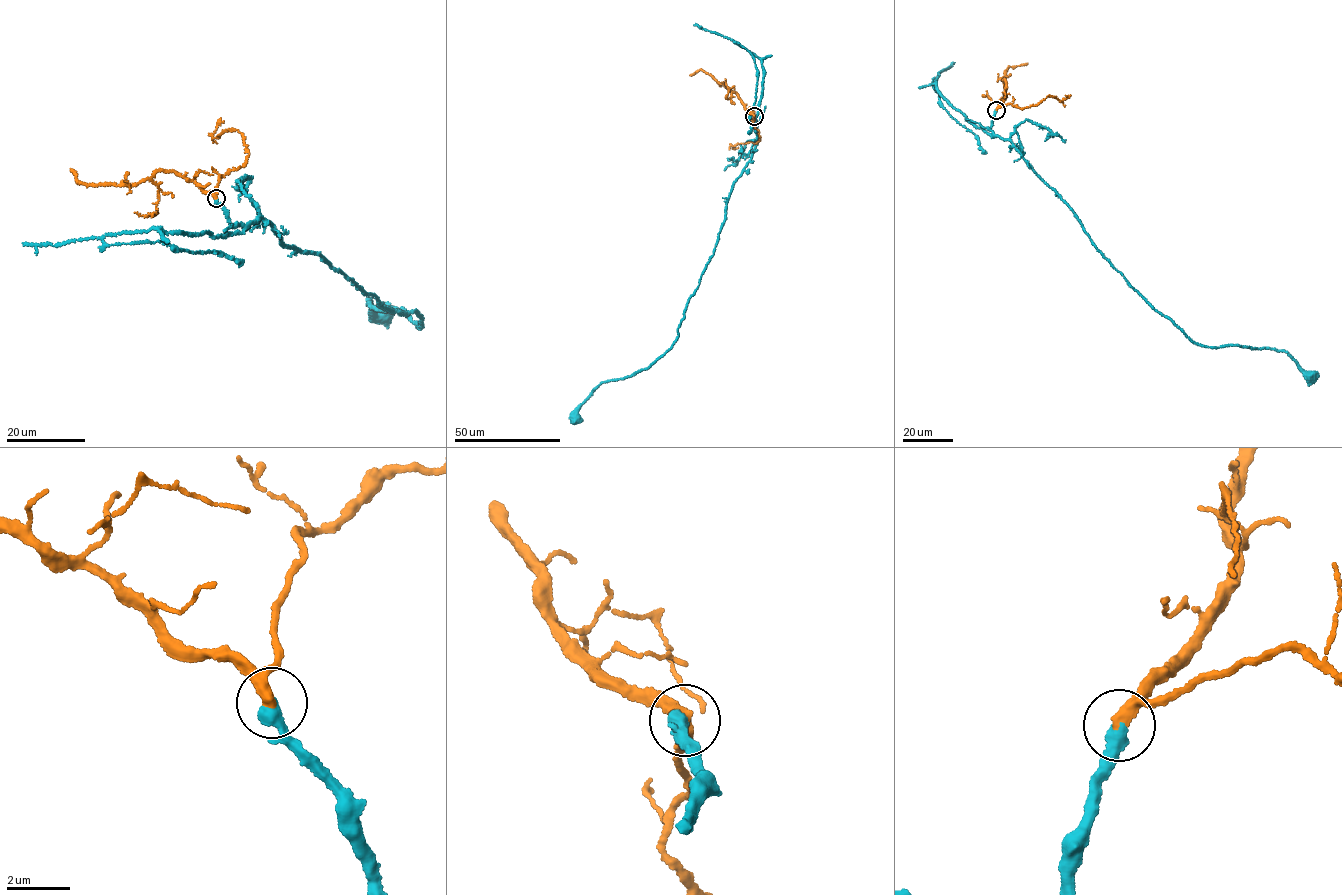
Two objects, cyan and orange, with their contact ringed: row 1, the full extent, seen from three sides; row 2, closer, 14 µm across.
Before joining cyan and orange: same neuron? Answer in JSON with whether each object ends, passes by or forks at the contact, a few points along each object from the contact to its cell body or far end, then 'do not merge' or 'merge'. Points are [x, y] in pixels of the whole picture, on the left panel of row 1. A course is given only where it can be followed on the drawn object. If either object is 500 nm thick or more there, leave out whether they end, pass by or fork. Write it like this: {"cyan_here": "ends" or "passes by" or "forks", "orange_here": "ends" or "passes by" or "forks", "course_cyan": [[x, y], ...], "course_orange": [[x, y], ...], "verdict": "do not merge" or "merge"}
{"cyan_here": "passes by", "orange_here": "passes by", "course_cyan": [[216, 198], [232, 224], [261, 216], [283, 244], [422, 324], [369, 299], [380, 315]], "course_orange": [[216, 198], [170, 171], [157, 172], [130, 185], [84, 184], [77, 181], [70, 169]], "verdict": "merge"}

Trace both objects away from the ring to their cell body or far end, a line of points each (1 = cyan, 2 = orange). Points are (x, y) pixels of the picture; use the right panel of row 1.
1: (996, 110), (990, 130), (1010, 140), (1103, 257), (1187, 338), (1215, 348), (1283, 351), (1312, 377)
2: (996, 110), (1005, 98), (1006, 84), (1002, 80), (1009, 66), (1028, 63)

